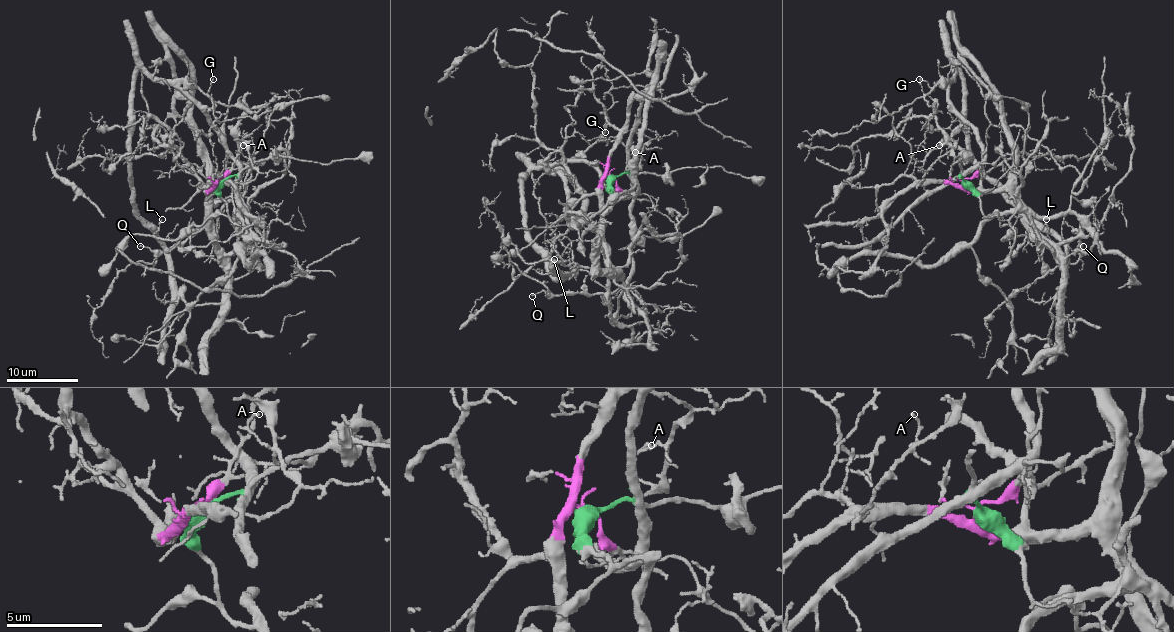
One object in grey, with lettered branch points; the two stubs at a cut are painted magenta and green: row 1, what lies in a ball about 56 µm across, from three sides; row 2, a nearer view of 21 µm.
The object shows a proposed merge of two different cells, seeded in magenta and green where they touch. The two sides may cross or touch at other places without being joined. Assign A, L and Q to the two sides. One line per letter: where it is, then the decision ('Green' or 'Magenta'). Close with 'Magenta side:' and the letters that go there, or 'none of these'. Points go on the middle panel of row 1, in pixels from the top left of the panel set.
A: Place: (635, 152). Magenta
L: Place: (554, 259). Green
Q: Place: (532, 296). Magenta
Magenta side: A, Q

